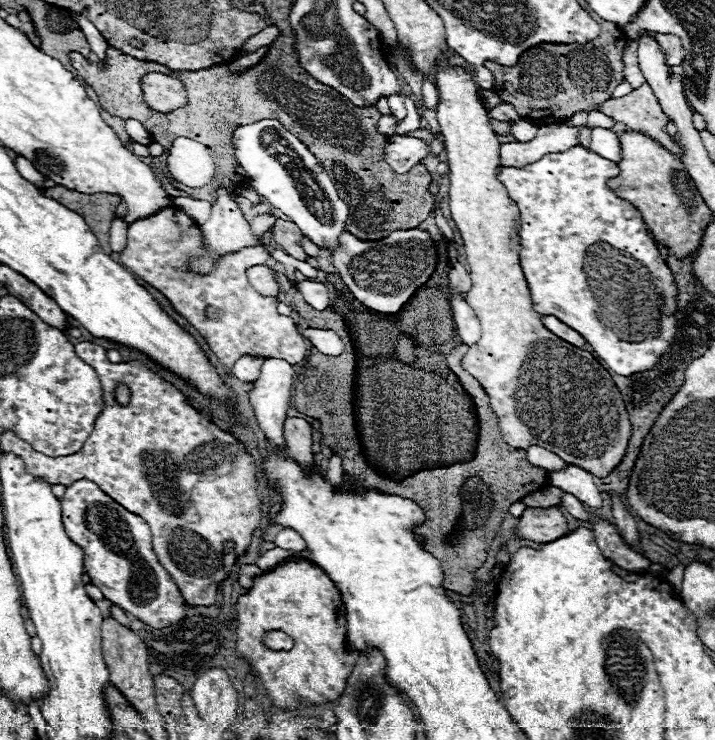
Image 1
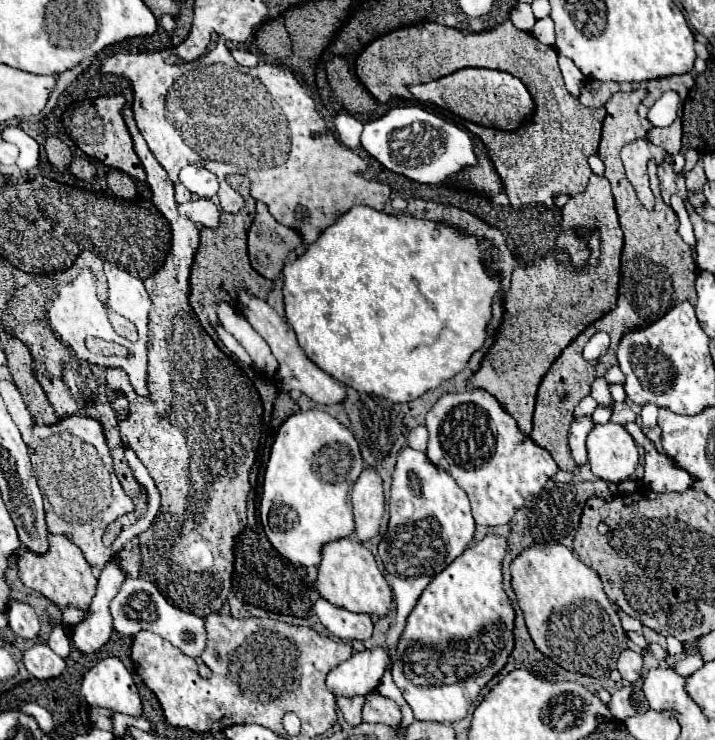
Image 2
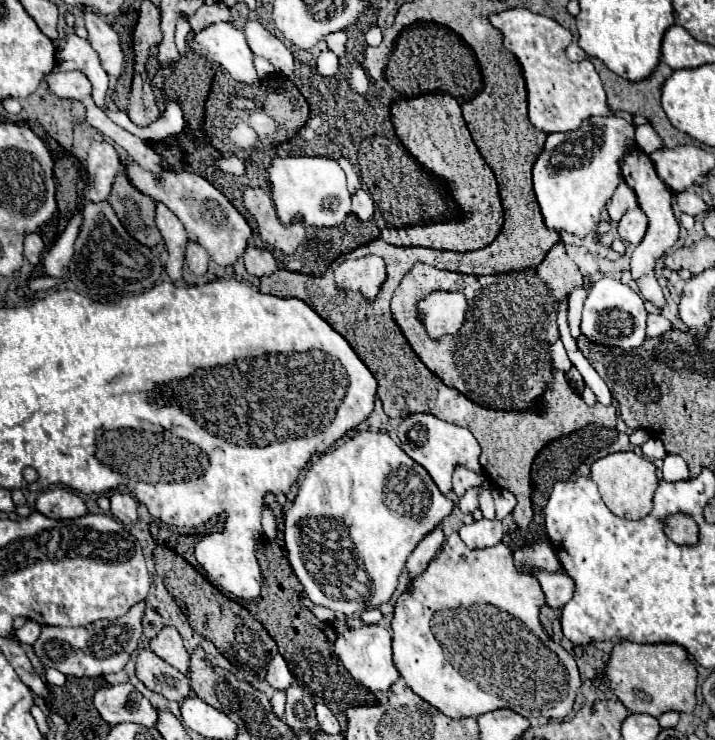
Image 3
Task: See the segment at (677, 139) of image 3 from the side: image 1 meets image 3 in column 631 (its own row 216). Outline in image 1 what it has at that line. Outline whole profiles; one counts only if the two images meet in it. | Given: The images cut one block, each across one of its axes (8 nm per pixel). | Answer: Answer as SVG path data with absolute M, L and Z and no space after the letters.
M50 186L44 190L44 196L50 196L64 204L66 208L74 210L76 214L84 216L84 222L90 226L94 236L100 242L100 248L106 254L112 254L110 250L110 224L114 220L114 210L120 204L118 196L110 194L80 194L72 192L64 186Z

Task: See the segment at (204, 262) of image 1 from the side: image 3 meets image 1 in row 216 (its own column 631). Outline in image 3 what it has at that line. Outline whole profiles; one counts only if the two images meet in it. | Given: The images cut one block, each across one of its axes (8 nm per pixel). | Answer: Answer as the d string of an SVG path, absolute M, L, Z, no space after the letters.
M628 210L622 216L622 222L618 222L618 234L624 242L638 246L646 234L646 214L640 210Z

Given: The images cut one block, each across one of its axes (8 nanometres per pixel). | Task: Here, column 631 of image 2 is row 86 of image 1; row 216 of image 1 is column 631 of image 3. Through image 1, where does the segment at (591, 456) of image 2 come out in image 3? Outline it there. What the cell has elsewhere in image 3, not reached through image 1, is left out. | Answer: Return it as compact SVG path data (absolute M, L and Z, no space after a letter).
M634 452L608 454L592 464L592 480L598 484L604 504L616 516L628 520L640 520L650 514L652 498L658 488L658 478L656 478L656 466L648 458L638 456Z

